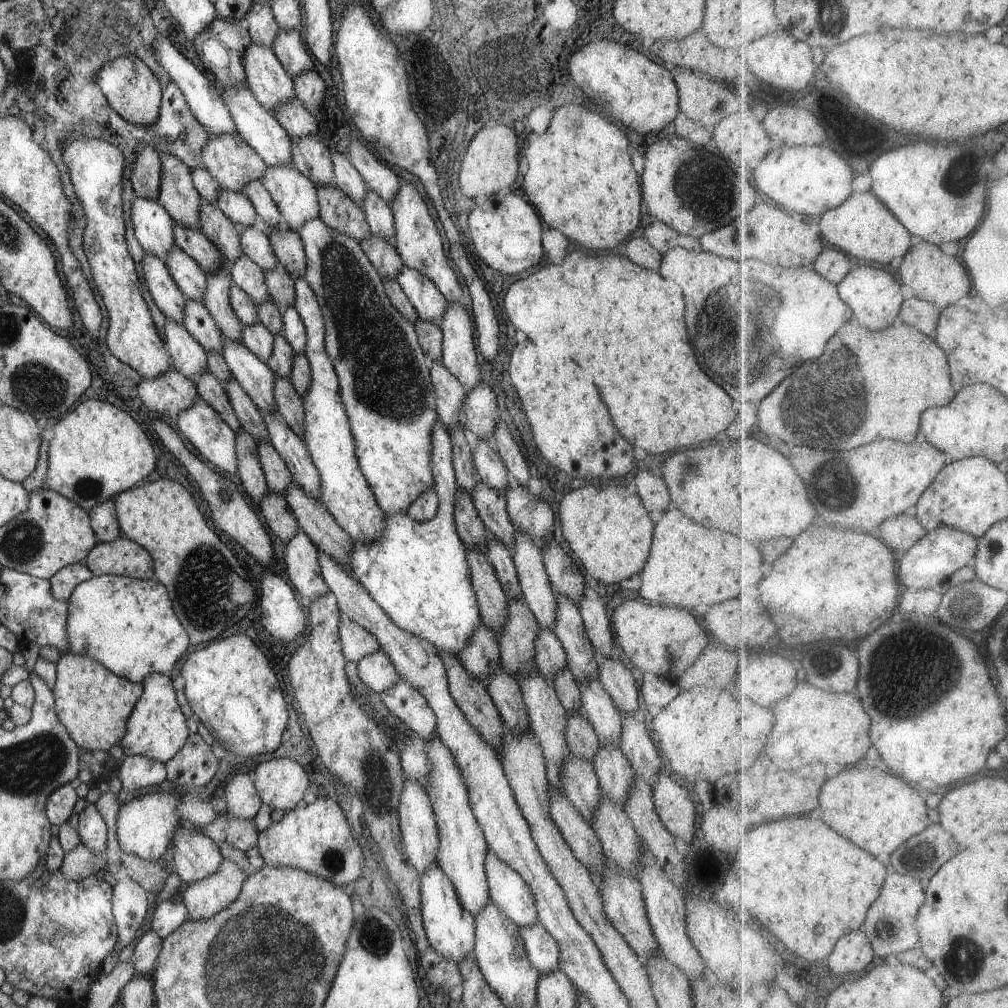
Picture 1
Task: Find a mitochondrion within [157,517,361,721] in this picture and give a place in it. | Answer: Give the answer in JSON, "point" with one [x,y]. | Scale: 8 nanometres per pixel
{"point":[202,587]}

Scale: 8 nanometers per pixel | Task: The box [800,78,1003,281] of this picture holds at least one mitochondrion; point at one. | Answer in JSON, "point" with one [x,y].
{"point":[961,180]}

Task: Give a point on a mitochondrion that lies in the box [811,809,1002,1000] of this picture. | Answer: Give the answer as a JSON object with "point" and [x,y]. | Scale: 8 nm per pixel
{"point":[963,959]}

